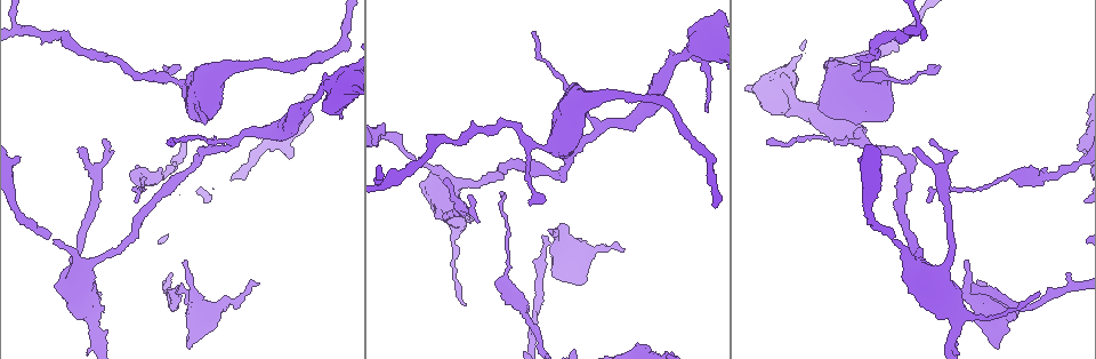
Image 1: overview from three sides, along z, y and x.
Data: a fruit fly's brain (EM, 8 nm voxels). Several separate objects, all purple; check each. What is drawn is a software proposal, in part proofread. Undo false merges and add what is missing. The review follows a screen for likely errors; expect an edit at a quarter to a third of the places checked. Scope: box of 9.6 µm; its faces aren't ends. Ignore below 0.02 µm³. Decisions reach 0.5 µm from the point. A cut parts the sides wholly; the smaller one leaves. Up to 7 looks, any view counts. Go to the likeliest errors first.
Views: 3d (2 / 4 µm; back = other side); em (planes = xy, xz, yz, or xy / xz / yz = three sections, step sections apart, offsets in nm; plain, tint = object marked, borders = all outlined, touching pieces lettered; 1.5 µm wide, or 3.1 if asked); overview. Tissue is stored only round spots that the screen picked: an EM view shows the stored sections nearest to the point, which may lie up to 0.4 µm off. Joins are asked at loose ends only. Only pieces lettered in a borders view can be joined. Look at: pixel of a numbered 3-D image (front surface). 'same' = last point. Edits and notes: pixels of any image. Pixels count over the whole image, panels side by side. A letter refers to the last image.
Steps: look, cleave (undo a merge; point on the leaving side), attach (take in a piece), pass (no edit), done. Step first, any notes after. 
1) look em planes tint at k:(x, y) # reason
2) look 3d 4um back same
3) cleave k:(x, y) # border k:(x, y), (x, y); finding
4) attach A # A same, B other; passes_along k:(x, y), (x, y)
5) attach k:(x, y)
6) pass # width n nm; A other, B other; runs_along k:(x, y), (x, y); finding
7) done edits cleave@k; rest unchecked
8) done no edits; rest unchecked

look em xy step 4 borders at 1:(259, 284) # an open end

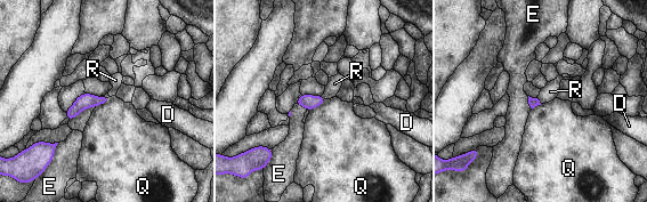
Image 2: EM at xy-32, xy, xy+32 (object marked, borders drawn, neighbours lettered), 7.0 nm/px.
pass # D other, E other, Q other, R other; border 2:(326, 99), (309, 111); none of them fits

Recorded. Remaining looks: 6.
look 3d 4um at 1:(444, 178) # free end

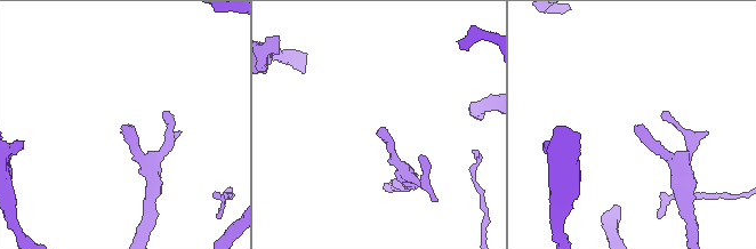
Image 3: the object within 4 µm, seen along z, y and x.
look em xy step 8 borders at 3:(635, 128) # shape alone is not enough

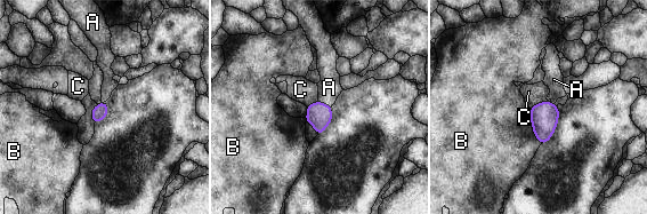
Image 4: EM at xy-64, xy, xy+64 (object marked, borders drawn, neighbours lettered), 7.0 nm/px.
attach A # width 110 nm; A same, B other, C other; passes_along 4:(318, 115), (324, 103), (329, 87); the cell continues

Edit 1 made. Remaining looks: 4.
look em xz step 8 tint at 1:(91, 313) # arms part here

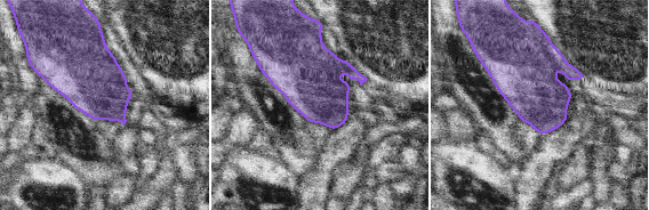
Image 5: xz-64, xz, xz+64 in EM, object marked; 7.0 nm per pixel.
look em planes borders same # cut it another way

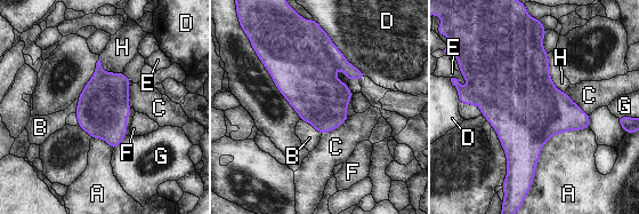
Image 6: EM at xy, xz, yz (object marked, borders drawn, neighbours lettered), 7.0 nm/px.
pass # A other, B other, C other, D other, E other, F other, G other, H other; border 6:(300, 119), (309, 123), (321, 135); continuous, no second cell

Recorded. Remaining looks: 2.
done edits attach@4; rest unchecked

